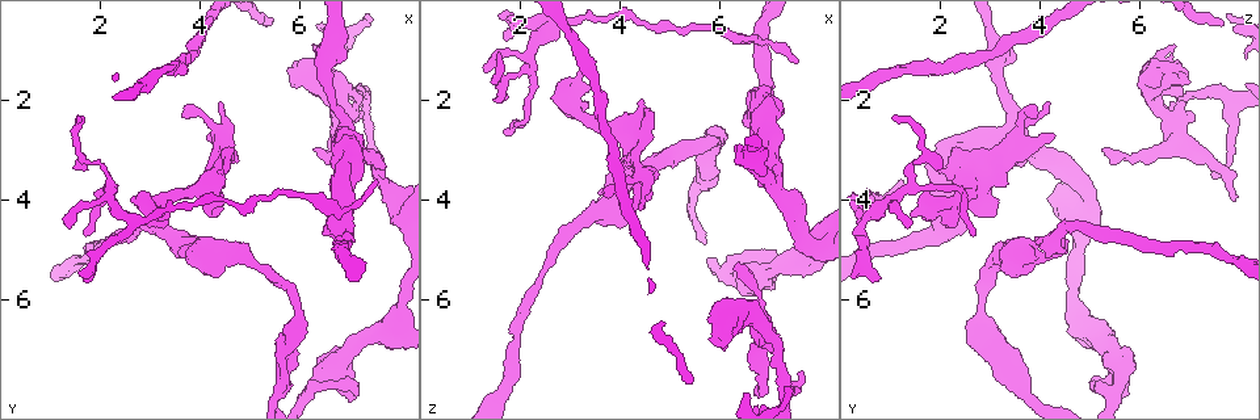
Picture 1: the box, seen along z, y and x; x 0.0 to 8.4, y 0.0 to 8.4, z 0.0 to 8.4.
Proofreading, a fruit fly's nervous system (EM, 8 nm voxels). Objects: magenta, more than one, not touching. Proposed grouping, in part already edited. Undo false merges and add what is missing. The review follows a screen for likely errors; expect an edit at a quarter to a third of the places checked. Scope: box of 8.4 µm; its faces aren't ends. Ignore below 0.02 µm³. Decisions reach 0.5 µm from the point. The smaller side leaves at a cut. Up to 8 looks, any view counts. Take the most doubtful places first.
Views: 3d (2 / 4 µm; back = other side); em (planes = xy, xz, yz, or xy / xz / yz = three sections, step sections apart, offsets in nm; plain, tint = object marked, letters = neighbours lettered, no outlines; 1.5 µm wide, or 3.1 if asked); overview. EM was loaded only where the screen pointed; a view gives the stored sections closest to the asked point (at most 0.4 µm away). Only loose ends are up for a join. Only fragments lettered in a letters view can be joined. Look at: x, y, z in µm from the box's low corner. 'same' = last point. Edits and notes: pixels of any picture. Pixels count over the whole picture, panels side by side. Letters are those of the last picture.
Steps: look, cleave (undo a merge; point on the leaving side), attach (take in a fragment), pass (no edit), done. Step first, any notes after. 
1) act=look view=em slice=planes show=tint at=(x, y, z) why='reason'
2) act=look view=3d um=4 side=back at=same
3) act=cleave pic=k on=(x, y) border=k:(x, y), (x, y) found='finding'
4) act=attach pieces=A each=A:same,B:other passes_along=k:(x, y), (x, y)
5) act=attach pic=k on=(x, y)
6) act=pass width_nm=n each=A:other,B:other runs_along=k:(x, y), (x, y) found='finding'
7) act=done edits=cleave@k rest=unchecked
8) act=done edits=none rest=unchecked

act=look view=3d um=2 at=(6.95, 3.15, 1.85) why='touches itself'

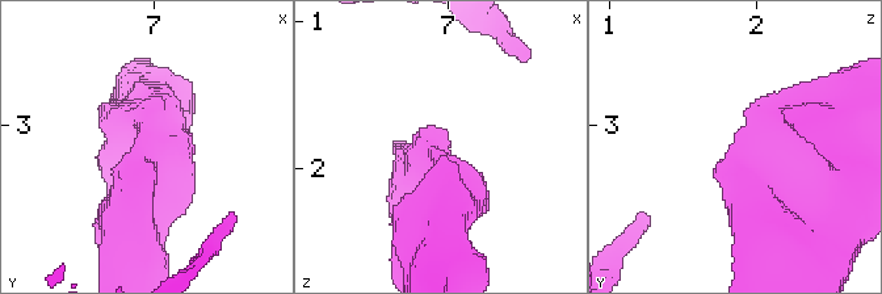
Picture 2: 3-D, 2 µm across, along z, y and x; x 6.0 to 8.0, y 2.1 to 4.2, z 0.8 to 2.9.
act=look view=em slice=xz step=4 show=tint at=(6.90, 3.12, 1.86) why='need the tissue'

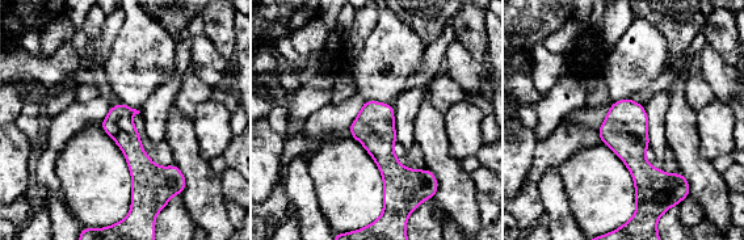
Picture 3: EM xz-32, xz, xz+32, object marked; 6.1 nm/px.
act=look view=em slice=planes show=letters at=same

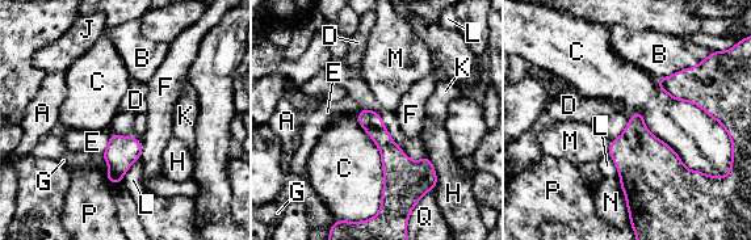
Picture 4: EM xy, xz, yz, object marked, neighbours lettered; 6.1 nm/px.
act=pass each=A:other,B:other,C:other,D:other,E:other,F:other,G:other,H:other,J:other,K:other,L:other,M:other,N:other,P:other,Q:other border=4:(356, 116), (380, 151), (378, 213) found='continuous, no second cell'

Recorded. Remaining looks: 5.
act=look view=em slice=planes show=tint at=(6.70, 7.65, 5.00) why='free end'

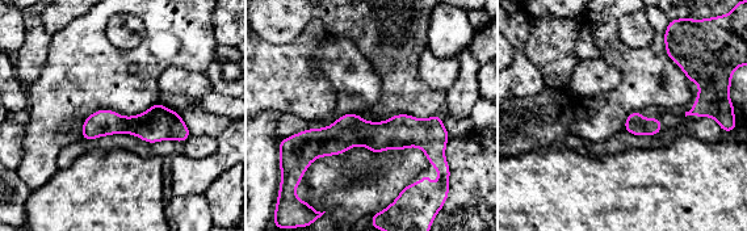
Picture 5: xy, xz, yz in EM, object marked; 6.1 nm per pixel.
act=look view=em slice=planes show=letters at=same why='see the neighbours'

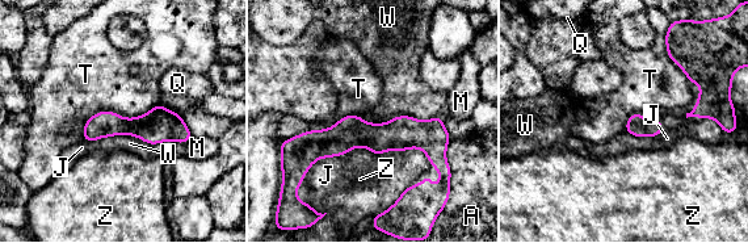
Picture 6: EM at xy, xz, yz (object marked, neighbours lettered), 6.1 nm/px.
act=pass width_nm=140 each=A:other,J:other,M:other,Q:other,T:other,W:other,Z:other runs_along=6:(446, 138), (299, 139) found='none of them fits'

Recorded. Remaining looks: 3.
act=look view=3d um=2 at=(5.70, 3.85, 0.55) why='a narrow waist'

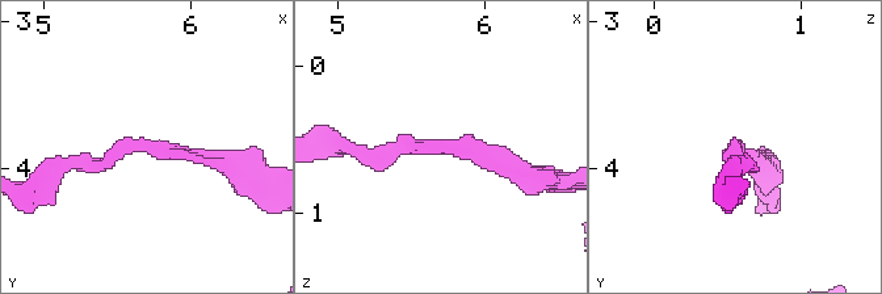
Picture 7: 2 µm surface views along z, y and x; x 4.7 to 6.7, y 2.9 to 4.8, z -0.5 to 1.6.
act=look view=em slice=yz step=4 show=tint at=(5.68, 3.88, 0.56)

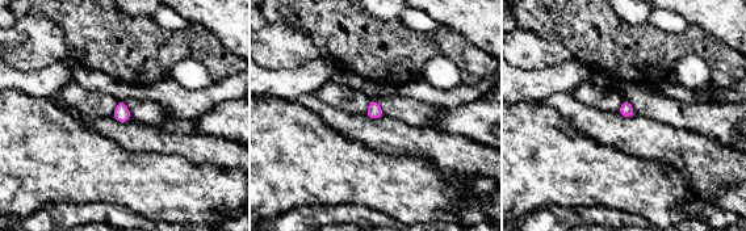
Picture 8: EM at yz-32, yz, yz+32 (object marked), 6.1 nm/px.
act=look view=em slice=planes show=letters at=same

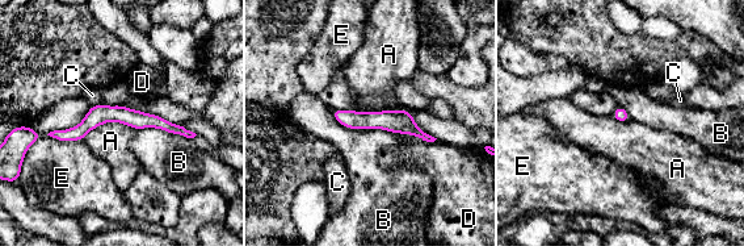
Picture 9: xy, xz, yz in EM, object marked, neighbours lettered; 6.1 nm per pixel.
act=pass each=A:other,B:other,C:other,D:other,E:other runs_along=9:(55, 134), (97, 115), (189, 134) found='one cell here'

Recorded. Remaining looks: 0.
act=done edits=none rest=unchecked

